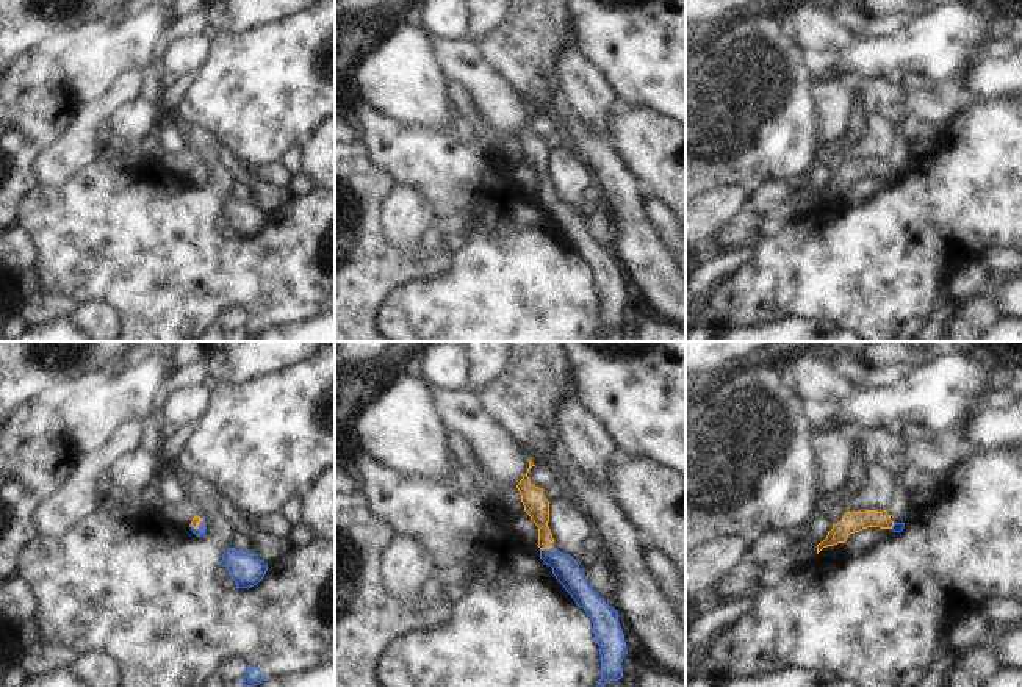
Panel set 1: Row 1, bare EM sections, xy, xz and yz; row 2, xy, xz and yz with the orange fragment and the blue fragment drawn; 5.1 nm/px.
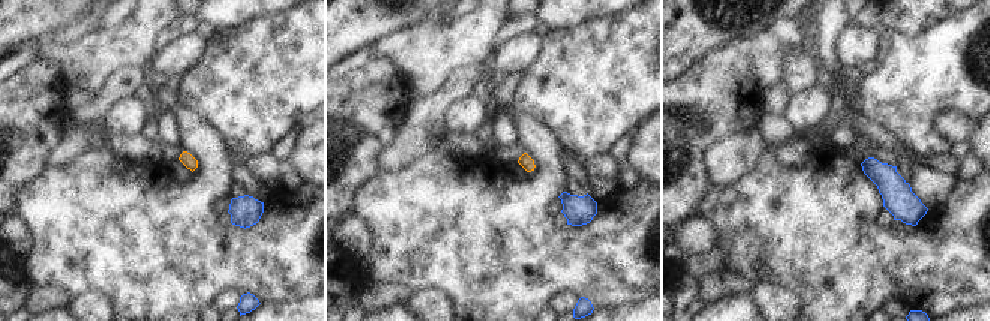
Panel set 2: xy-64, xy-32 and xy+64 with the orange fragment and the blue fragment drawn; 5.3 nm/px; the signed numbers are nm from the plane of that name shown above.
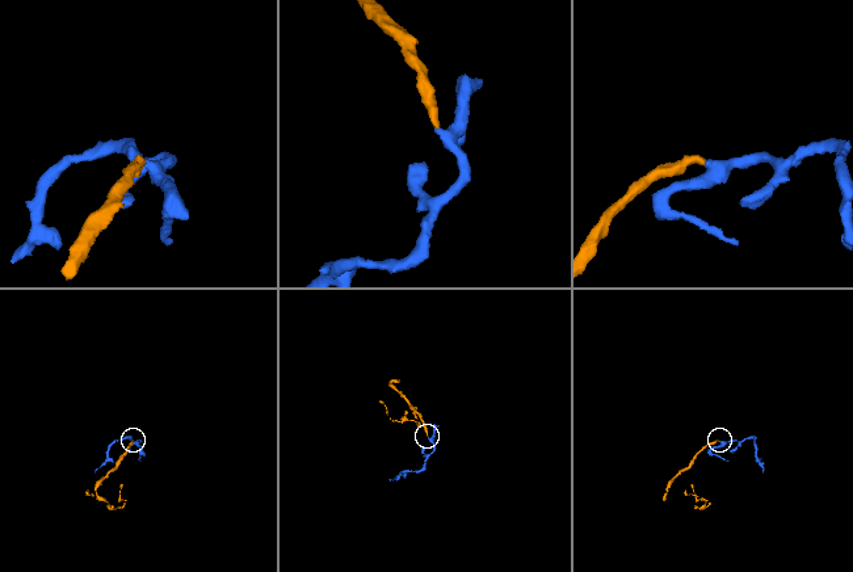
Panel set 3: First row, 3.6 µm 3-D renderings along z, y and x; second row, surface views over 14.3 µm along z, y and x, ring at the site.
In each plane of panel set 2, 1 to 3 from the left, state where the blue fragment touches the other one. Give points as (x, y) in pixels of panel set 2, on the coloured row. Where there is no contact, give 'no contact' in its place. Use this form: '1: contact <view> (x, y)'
1: no contact
2: no contact
3: no contact

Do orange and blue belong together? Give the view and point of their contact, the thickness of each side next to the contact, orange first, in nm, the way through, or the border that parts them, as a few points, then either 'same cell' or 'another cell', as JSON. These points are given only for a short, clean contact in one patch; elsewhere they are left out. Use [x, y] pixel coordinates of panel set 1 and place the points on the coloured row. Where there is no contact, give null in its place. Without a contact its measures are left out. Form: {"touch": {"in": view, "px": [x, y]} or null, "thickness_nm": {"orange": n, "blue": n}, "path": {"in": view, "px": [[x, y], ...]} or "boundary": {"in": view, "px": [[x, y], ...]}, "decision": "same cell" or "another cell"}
{"touch": {"in": "xz", "px": [545, 548]}, "thickness_nm": {"orange": 120, "blue": 140}, "path": {"in": "xz", "px": [[536, 504], [543, 528], [545, 548], [565, 568]]}, "decision": "same cell"}

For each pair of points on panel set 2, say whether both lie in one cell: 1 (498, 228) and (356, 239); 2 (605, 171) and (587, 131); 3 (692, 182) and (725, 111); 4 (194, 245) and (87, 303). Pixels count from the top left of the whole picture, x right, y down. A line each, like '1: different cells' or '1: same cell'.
1: different cells
2: different cells
3: same cell
4: different cells

